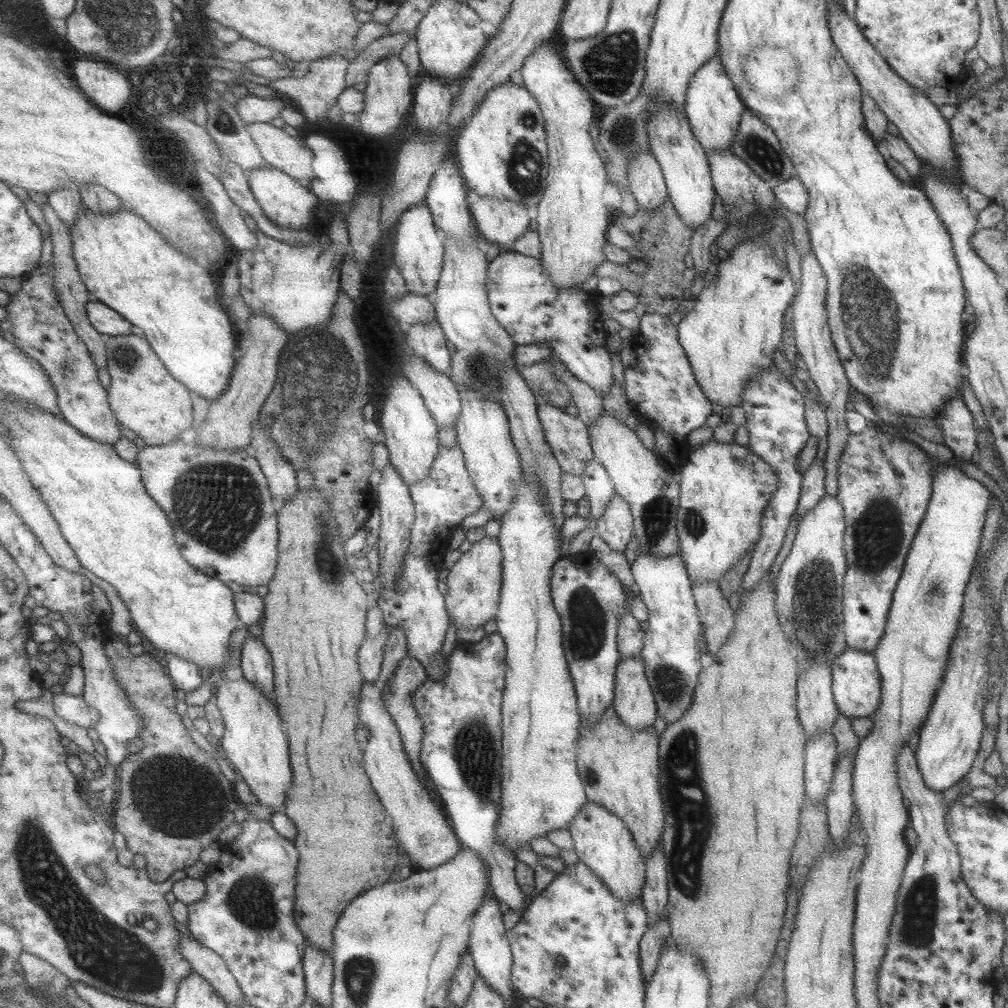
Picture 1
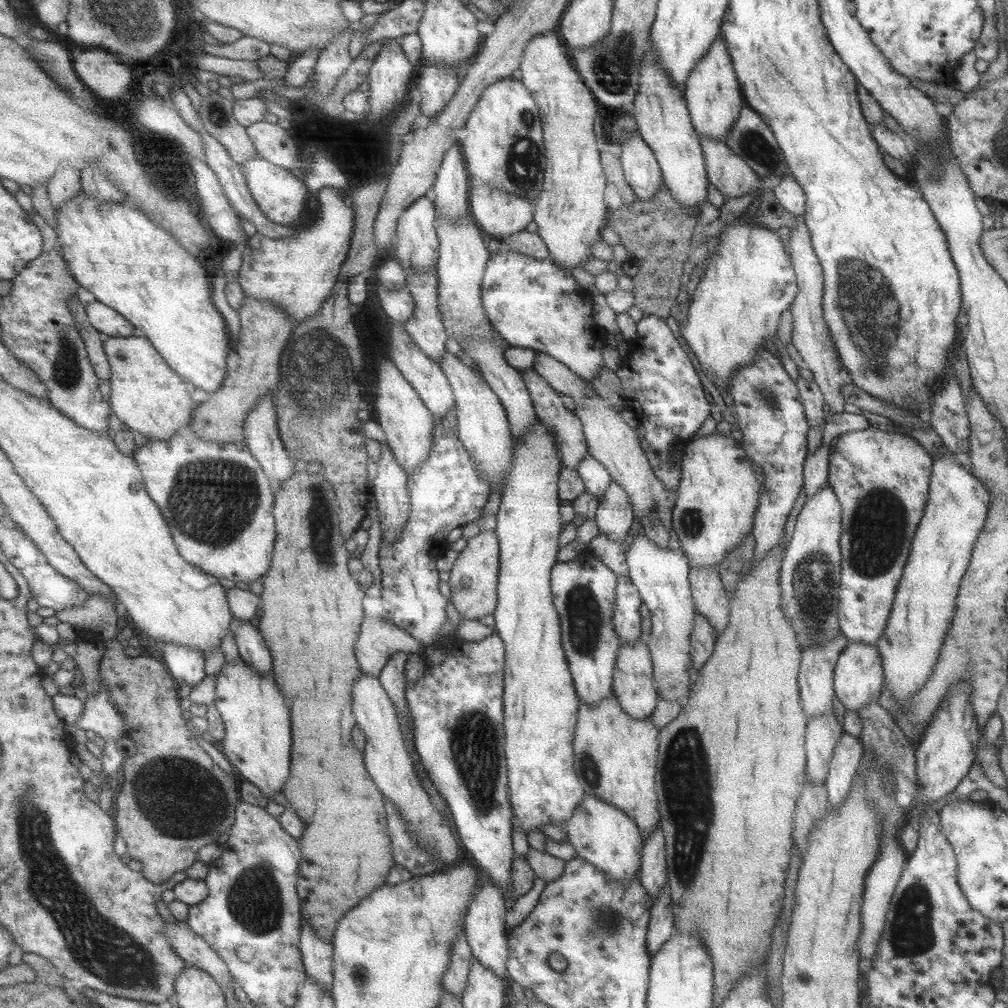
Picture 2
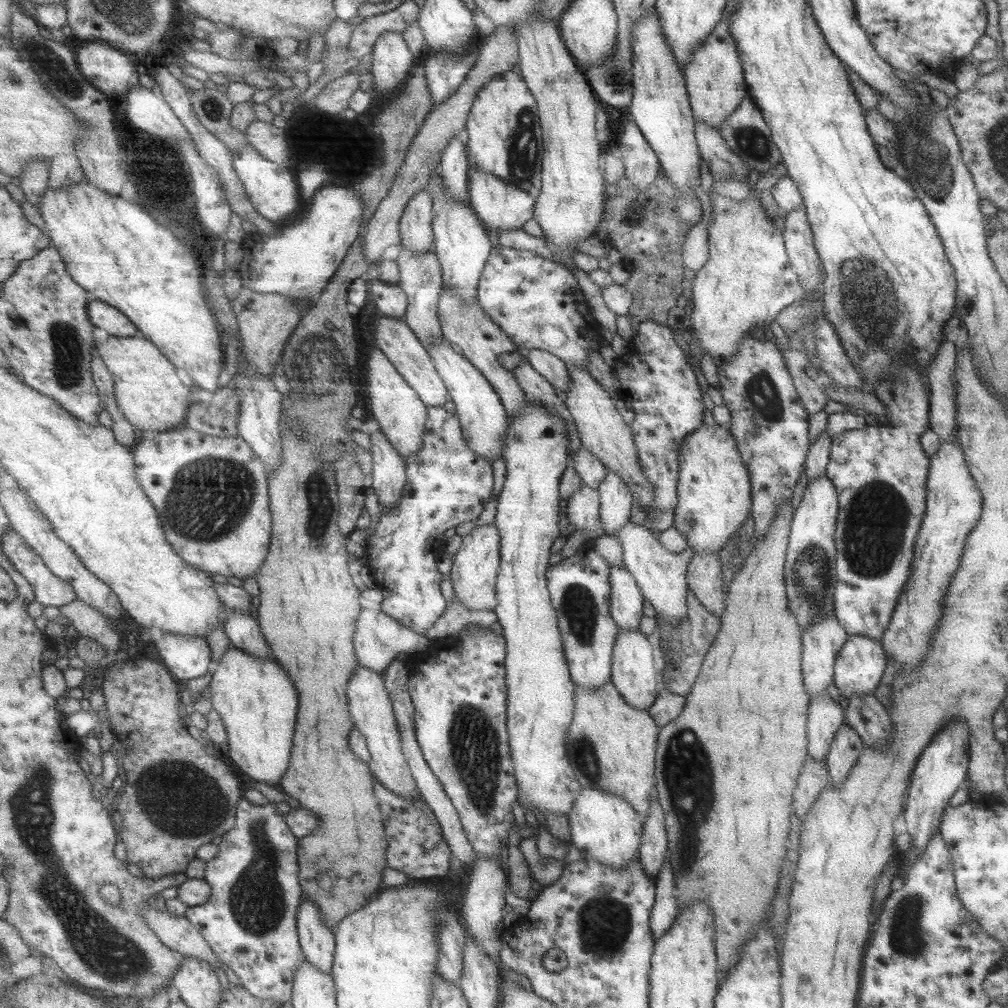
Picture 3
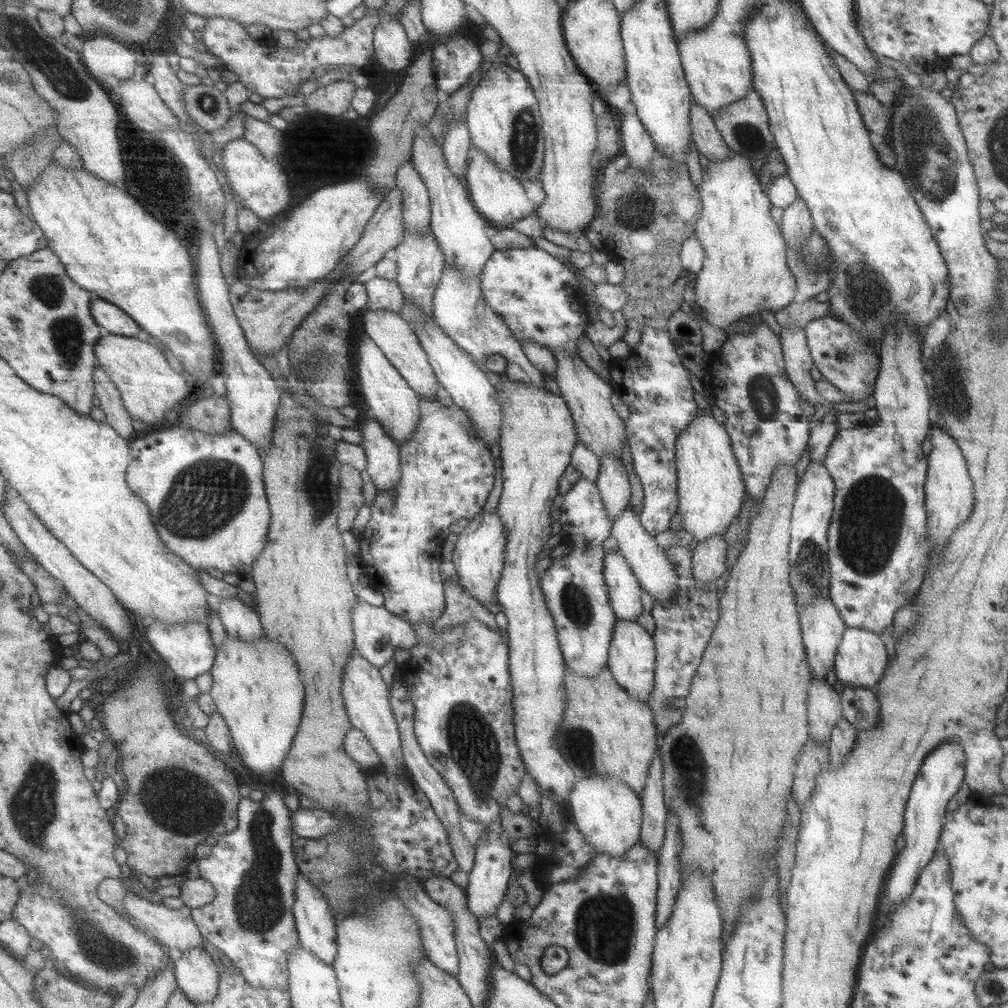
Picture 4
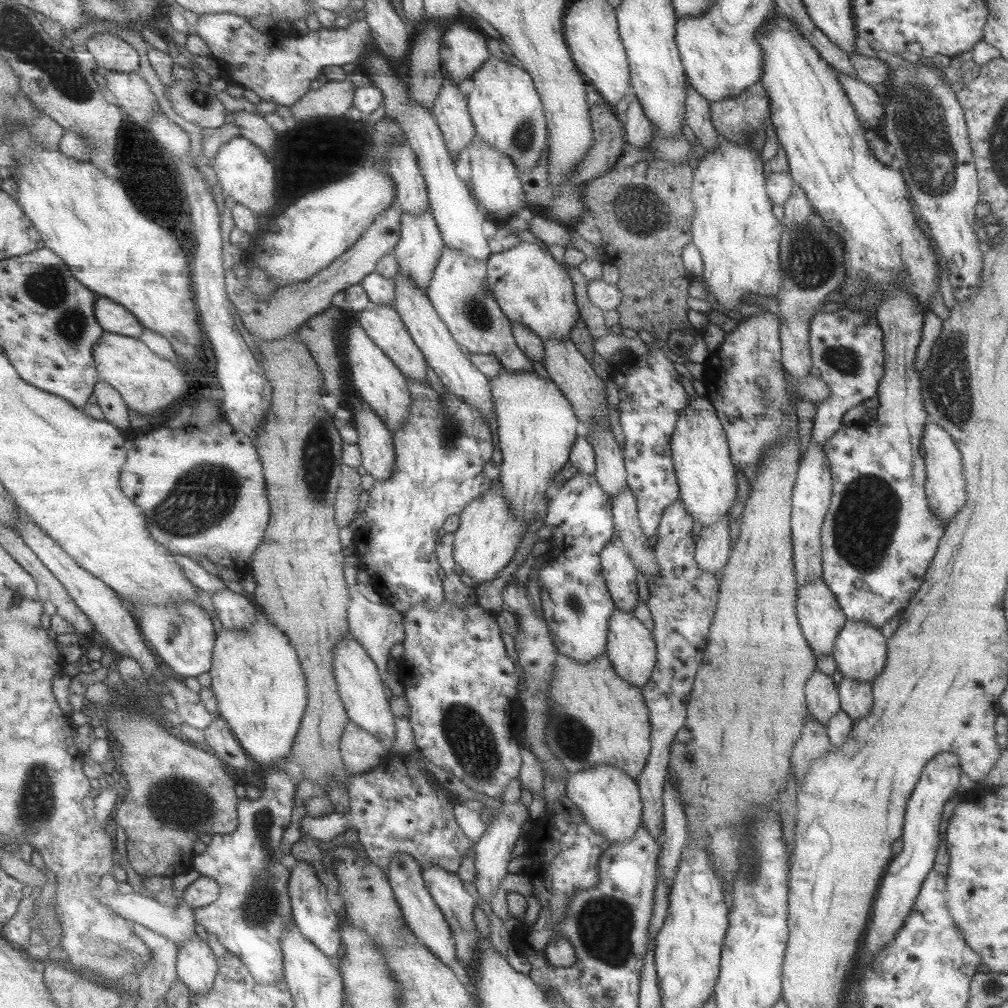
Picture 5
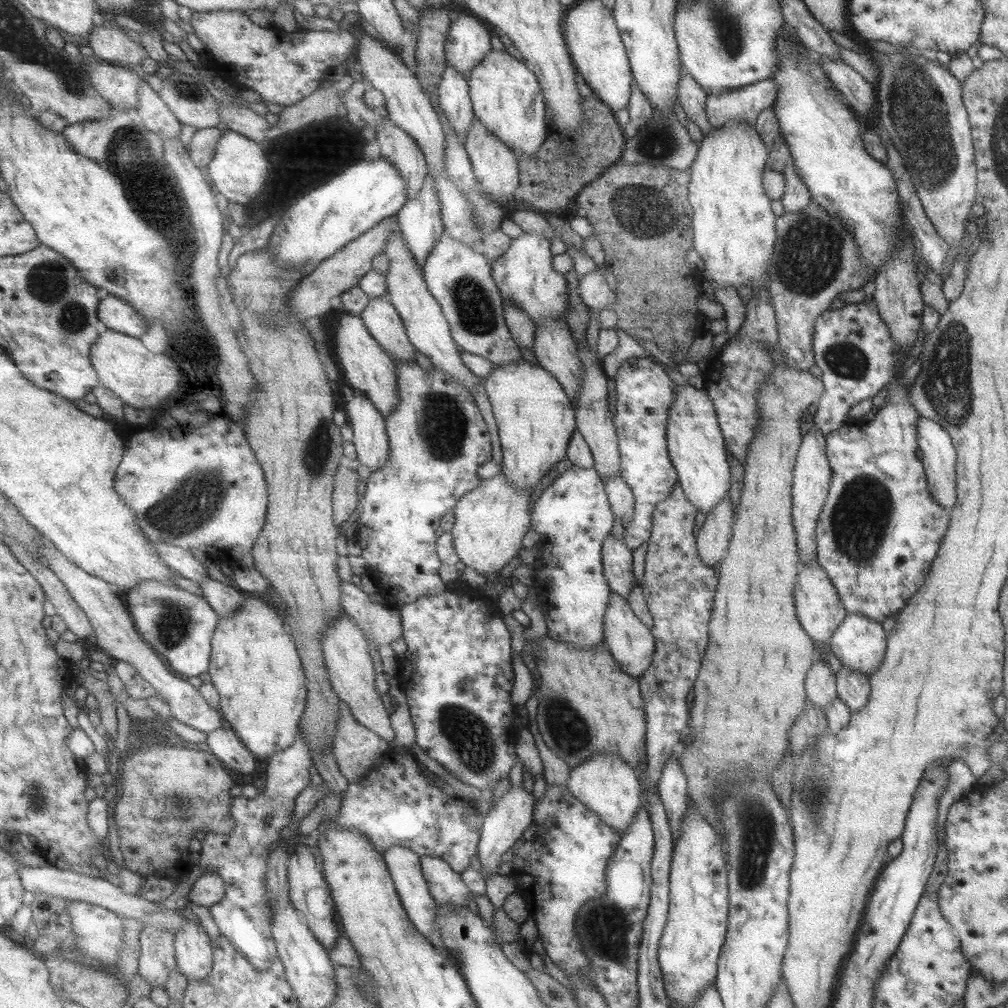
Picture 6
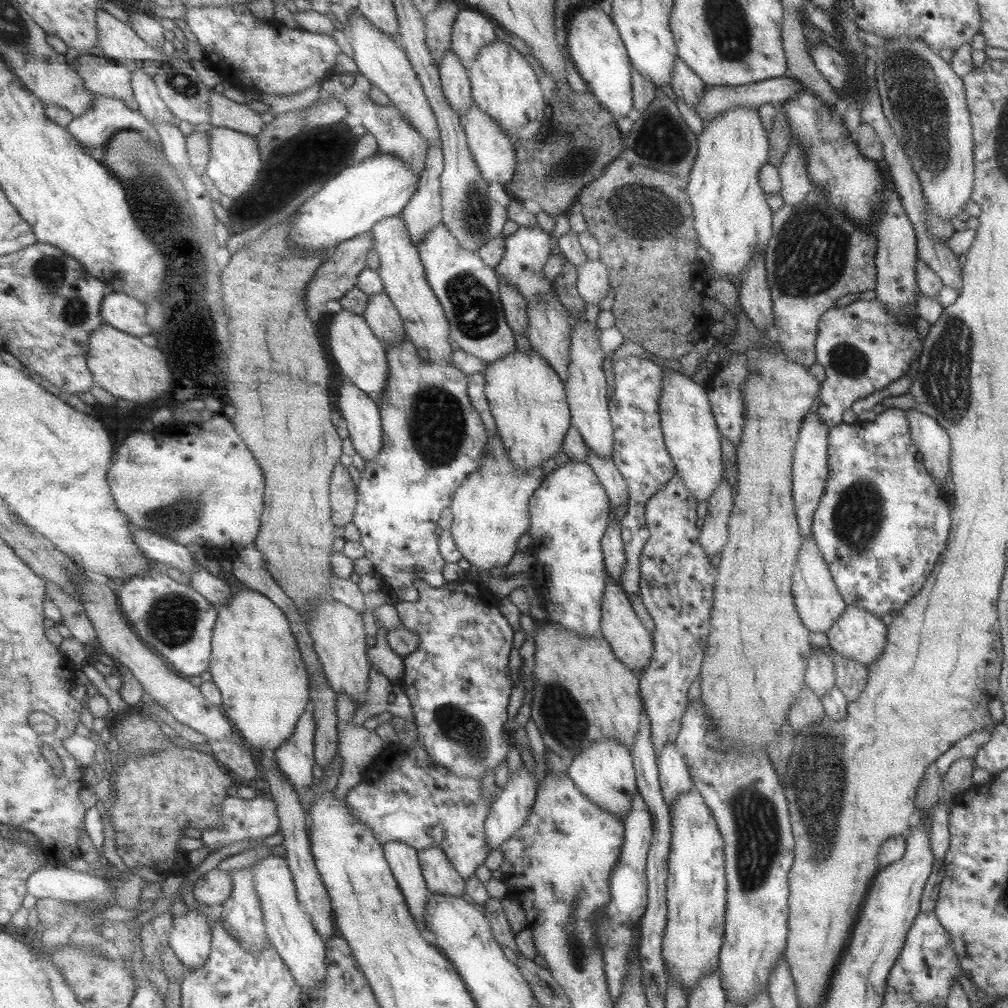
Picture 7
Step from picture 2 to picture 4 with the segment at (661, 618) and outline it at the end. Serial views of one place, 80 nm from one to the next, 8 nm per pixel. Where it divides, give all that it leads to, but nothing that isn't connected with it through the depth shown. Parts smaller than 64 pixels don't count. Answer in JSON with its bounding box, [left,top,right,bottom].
[610,504,678,600]

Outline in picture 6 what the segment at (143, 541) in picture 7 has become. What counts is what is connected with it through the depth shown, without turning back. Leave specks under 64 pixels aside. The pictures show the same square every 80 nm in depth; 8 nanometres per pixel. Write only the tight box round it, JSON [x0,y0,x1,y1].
[152,542,209,584]

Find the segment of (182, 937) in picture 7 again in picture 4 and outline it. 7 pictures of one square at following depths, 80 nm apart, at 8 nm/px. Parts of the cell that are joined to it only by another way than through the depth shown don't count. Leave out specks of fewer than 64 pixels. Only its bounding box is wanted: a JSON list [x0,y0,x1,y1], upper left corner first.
[176,948,219,1005]

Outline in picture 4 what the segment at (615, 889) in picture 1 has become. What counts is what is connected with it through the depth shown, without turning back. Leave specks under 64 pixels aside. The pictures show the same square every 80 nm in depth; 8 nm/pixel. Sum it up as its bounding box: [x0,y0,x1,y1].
[568,776,642,858]

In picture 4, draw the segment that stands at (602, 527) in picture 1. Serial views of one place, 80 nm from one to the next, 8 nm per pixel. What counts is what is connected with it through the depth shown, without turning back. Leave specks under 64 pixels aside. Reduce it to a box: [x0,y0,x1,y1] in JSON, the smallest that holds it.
[594,453,629,521]

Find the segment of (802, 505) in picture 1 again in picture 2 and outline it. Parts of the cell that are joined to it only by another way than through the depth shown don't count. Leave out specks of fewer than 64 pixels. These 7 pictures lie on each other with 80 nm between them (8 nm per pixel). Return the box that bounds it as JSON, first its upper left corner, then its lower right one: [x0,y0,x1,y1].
[802,446,830,496]

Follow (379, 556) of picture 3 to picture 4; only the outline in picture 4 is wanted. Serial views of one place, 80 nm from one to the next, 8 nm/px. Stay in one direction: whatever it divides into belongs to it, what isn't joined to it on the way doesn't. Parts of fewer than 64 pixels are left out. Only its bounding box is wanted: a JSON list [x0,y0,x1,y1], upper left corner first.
[358,401,495,624]

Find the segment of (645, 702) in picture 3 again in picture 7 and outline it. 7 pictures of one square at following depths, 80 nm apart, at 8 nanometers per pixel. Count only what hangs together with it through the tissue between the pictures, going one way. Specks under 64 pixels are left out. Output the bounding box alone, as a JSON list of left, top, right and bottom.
[599,576,654,674]

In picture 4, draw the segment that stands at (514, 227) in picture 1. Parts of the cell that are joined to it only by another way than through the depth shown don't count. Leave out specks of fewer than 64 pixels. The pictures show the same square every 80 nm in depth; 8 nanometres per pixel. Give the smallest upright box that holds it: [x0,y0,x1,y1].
[466,146,536,228]

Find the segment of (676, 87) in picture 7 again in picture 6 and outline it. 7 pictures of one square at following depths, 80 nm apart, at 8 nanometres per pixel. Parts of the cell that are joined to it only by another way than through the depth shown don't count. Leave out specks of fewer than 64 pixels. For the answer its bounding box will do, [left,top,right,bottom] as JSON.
[676,70,713,136]

